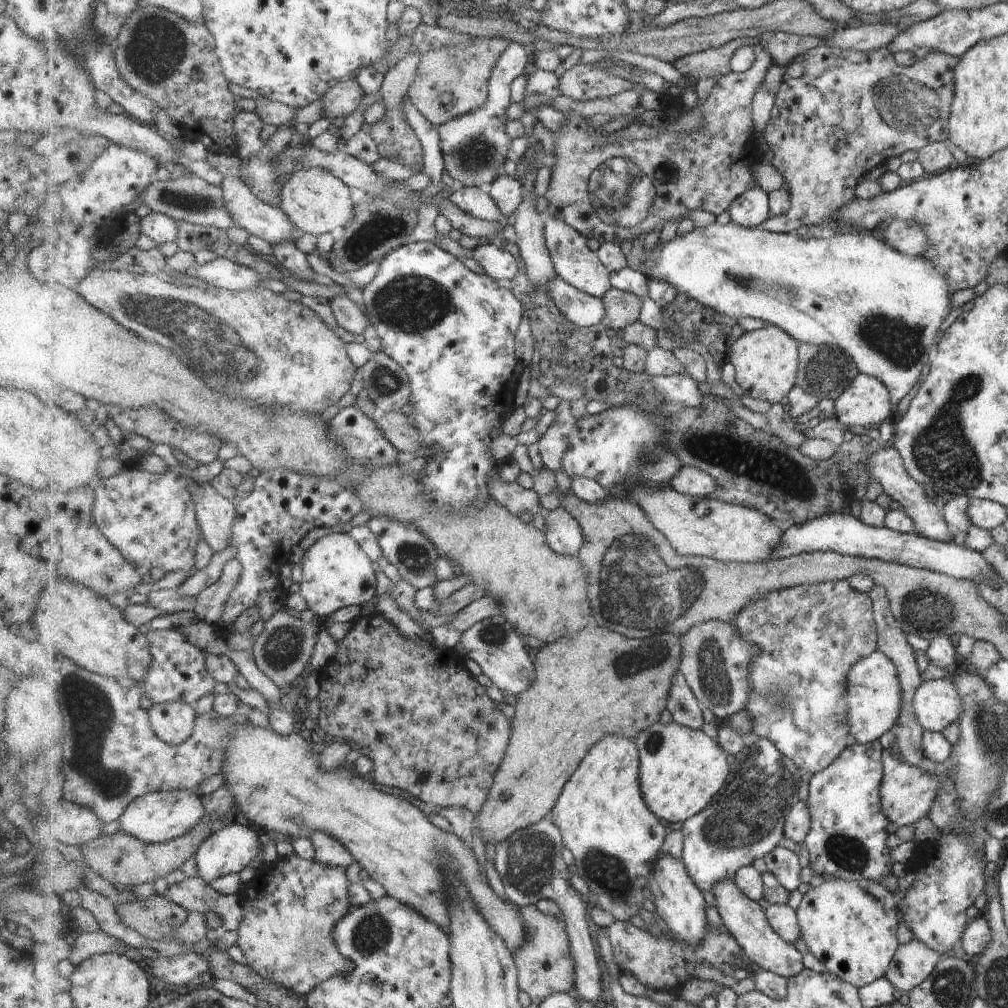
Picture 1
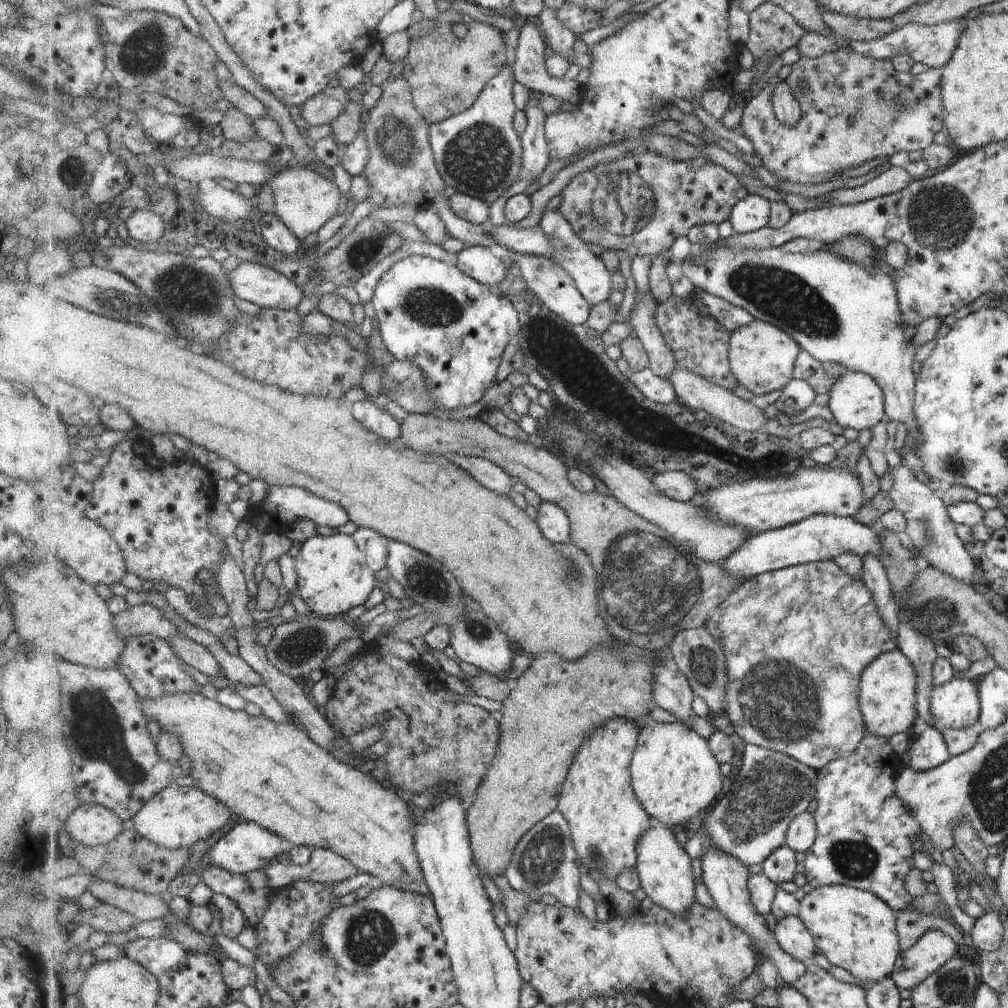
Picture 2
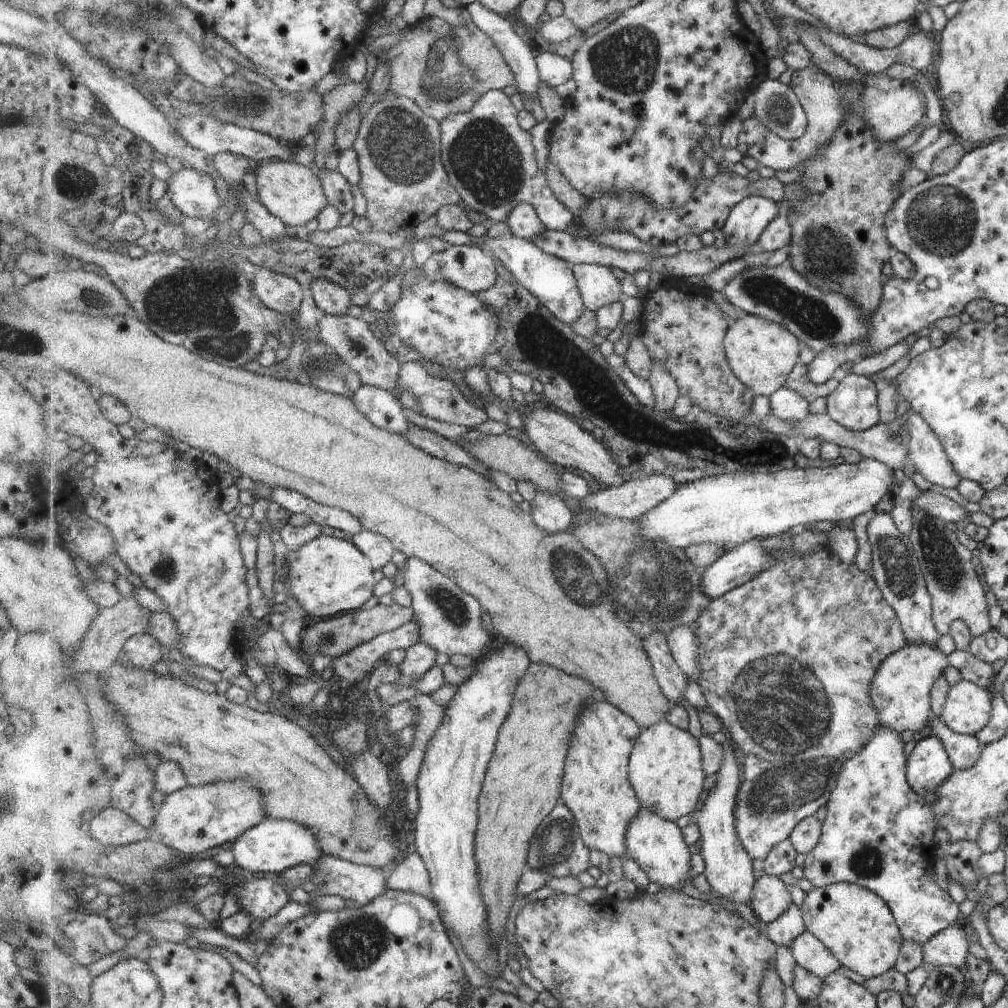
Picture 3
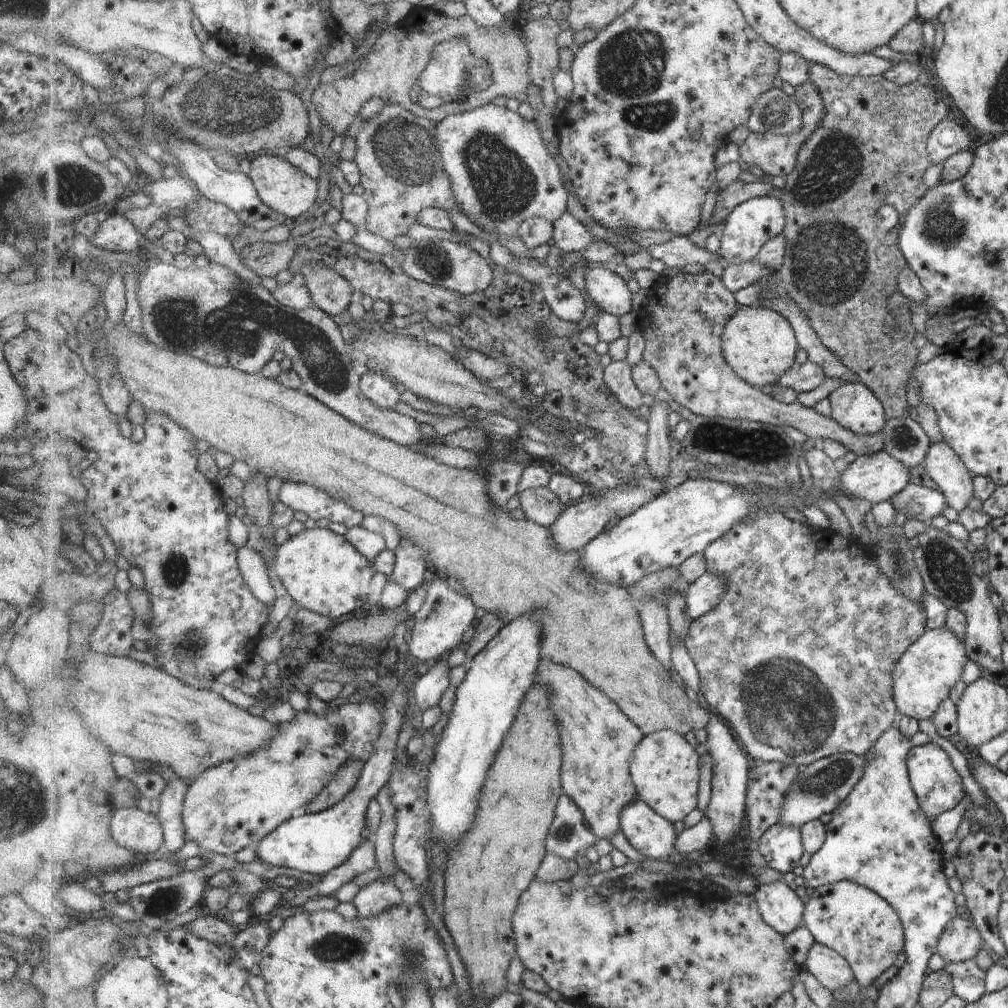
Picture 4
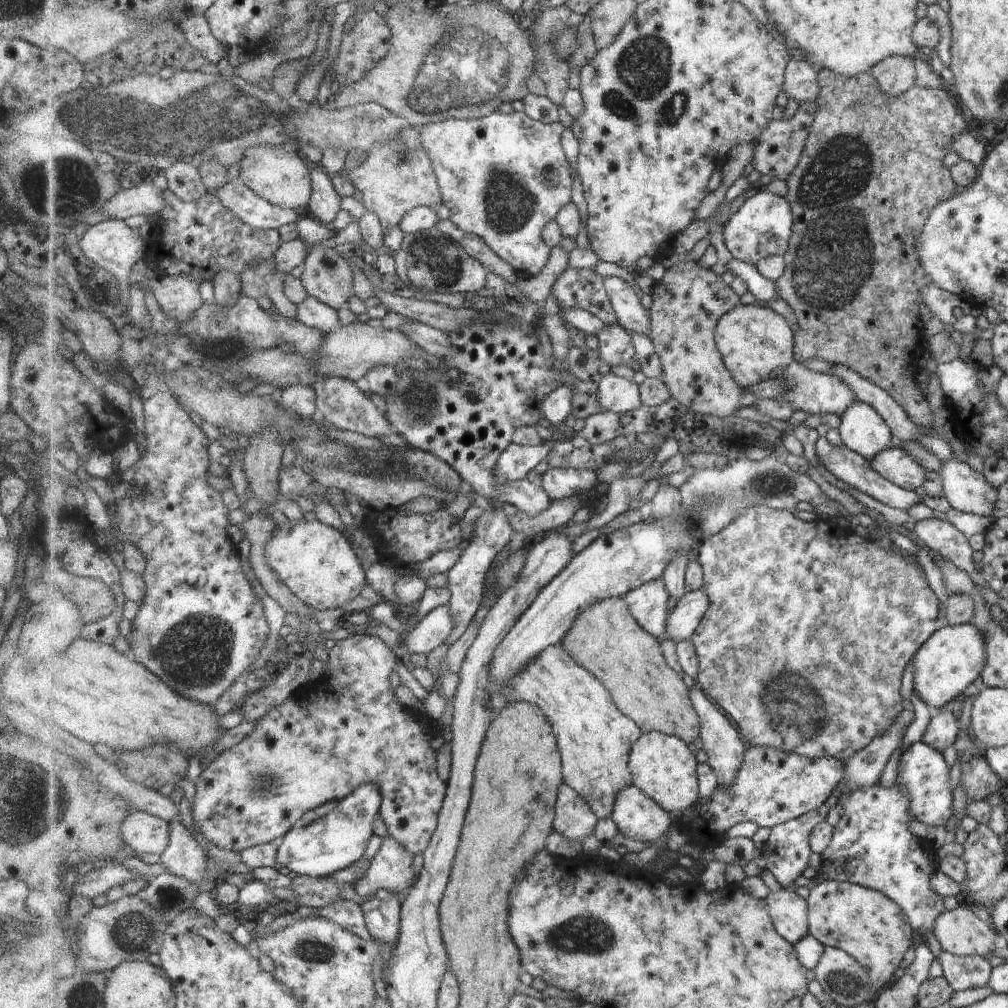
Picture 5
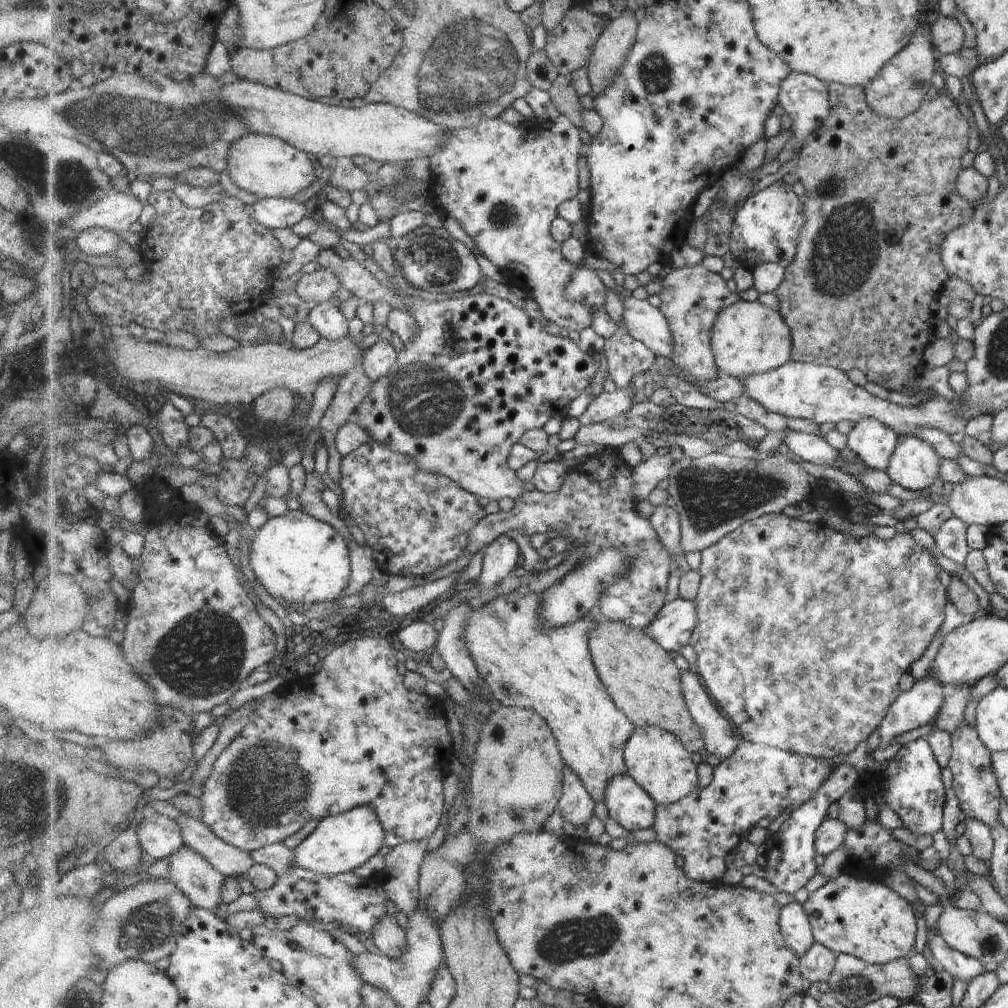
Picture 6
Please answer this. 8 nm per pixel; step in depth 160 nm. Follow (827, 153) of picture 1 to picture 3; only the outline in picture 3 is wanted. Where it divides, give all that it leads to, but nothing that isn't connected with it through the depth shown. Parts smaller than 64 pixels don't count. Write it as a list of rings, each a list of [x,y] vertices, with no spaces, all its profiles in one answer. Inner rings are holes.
[[[811,66],[796,70],[791,75],[790,86],[798,94],[808,116],[807,132],[797,140],[787,140],[766,126],[754,116],[741,122],[741,132],[737,136],[737,151],[745,157],[754,159],[773,170],[799,169],[804,162],[816,153],[820,146],[826,145],[836,133],[844,114],[849,111],[859,113],[872,128],[872,133],[884,143],[895,141],[911,130],[923,116],[925,107],[921,90],[914,90],[911,82],[889,78],[881,73],[872,75],[863,73],[864,80],[855,85],[837,85],[834,80],[823,74],[817,67]]]

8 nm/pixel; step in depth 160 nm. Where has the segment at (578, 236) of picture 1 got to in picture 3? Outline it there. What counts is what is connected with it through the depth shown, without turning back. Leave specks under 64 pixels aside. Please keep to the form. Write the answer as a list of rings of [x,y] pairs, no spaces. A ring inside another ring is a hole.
[[[493,89],[485,93],[477,104],[464,113],[452,114],[442,123],[442,161],[448,170],[450,181],[463,200],[478,213],[489,217],[493,222],[505,222],[519,205],[533,205],[543,224],[552,231],[568,231],[573,224],[574,214],[567,210],[553,194],[545,171],[537,166],[535,148],[530,132],[519,122],[518,111],[509,96]],[[576,264],[571,266],[578,280],[578,287],[590,311],[596,313],[600,308],[612,305],[625,298],[619,280],[608,266]]]

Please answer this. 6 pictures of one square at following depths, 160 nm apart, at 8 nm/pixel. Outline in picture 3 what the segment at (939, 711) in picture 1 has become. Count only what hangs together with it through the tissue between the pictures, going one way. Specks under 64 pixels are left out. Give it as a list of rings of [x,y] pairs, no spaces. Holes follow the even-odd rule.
[[[961,679],[948,687],[940,719],[951,732],[974,736],[986,725],[991,709],[989,690]]]

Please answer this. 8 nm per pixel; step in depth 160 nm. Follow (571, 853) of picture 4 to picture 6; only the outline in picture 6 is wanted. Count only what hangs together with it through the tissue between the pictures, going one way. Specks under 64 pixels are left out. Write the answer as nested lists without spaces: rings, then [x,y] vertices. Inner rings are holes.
[[[567,764],[564,768],[564,793],[557,810],[563,820],[575,826],[586,825],[595,810],[595,800],[579,773]]]

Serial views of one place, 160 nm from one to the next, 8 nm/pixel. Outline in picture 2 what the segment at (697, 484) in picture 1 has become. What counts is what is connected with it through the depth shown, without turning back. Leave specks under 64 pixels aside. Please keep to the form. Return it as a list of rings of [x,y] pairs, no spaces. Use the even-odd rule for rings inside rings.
[[[801,468],[795,474],[781,478],[755,478],[749,482],[731,482],[705,494],[699,492],[697,480],[691,471],[665,471],[651,473],[653,484],[661,488],[665,496],[682,502],[693,501],[702,505],[711,518],[721,524],[747,528],[753,535],[771,530],[780,530],[791,524],[798,524],[815,514],[835,514],[837,517],[852,517],[853,512],[863,505],[861,484],[849,470],[821,470],[821,468]]]

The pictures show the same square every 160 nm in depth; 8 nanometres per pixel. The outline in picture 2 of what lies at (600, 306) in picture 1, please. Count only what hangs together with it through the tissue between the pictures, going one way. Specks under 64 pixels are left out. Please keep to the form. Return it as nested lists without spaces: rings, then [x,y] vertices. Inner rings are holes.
[[[510,251],[510,258],[515,260],[517,266],[521,268],[521,276],[529,282],[529,288],[533,288],[533,292],[547,304],[552,312],[570,324],[587,325],[589,318],[591,318],[591,304],[581,295],[575,282],[565,272],[565,268],[557,266],[555,260],[545,256],[519,254],[519,252]]]

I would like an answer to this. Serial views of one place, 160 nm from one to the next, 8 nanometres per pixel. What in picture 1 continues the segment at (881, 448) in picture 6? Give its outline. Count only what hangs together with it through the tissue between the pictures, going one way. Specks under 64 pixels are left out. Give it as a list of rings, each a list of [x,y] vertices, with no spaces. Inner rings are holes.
[[[859,372],[836,400],[836,417],[843,428],[867,424],[877,427],[886,421],[891,409],[891,399],[884,383]]]

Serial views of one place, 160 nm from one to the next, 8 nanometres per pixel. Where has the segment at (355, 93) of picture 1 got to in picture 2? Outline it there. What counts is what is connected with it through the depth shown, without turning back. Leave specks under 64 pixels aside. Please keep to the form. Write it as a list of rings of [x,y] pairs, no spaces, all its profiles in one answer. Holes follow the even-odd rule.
[[[329,87],[328,90],[309,98],[309,101],[298,108],[301,118],[311,127],[331,126],[350,102],[347,92],[345,88]]]

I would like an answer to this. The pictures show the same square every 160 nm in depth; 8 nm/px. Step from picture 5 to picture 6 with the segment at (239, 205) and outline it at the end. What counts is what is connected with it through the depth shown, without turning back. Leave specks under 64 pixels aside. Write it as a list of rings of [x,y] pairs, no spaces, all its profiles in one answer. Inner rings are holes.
[[[259,198],[252,207],[256,219],[269,229],[291,228],[307,216],[307,206],[290,198]]]

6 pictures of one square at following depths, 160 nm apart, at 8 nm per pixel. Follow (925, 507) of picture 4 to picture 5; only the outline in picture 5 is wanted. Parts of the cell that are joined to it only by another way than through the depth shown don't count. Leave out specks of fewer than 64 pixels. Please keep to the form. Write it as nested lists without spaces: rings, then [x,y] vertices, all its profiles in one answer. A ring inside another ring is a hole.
[[[819,437],[815,444],[815,449],[816,456],[823,464],[822,471],[834,477],[834,480],[838,484],[845,484],[849,487],[856,488],[863,492],[863,494],[871,496],[877,502],[887,504],[887,506],[897,508],[897,510],[907,510],[913,504],[921,502],[918,498],[919,491],[908,491],[885,480],[872,469],[867,459],[849,450],[845,445],[835,446],[827,437]]]

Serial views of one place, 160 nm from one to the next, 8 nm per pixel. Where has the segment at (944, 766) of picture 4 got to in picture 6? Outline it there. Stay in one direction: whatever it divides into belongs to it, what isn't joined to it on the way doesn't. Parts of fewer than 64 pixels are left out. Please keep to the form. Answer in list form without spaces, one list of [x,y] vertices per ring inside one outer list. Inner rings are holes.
[[[923,739],[910,741],[895,752],[886,762],[883,774],[886,776],[881,784],[879,796],[875,796],[878,803],[887,806],[897,814],[901,827],[913,836],[932,835],[942,827],[942,806],[944,803],[944,789],[941,784],[939,767],[933,758],[928,742]]]

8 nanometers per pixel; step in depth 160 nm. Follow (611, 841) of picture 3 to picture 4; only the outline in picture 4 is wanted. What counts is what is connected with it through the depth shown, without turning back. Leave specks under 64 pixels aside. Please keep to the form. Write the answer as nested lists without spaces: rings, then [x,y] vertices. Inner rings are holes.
[[[543,659],[534,685],[551,690],[550,703],[553,712],[561,720],[563,740],[563,786],[584,812],[598,838],[606,838],[621,829],[621,811],[639,798],[633,784],[630,762],[637,745],[645,733],[623,710],[591,682],[587,682],[577,670],[555,664],[553,659]]]

